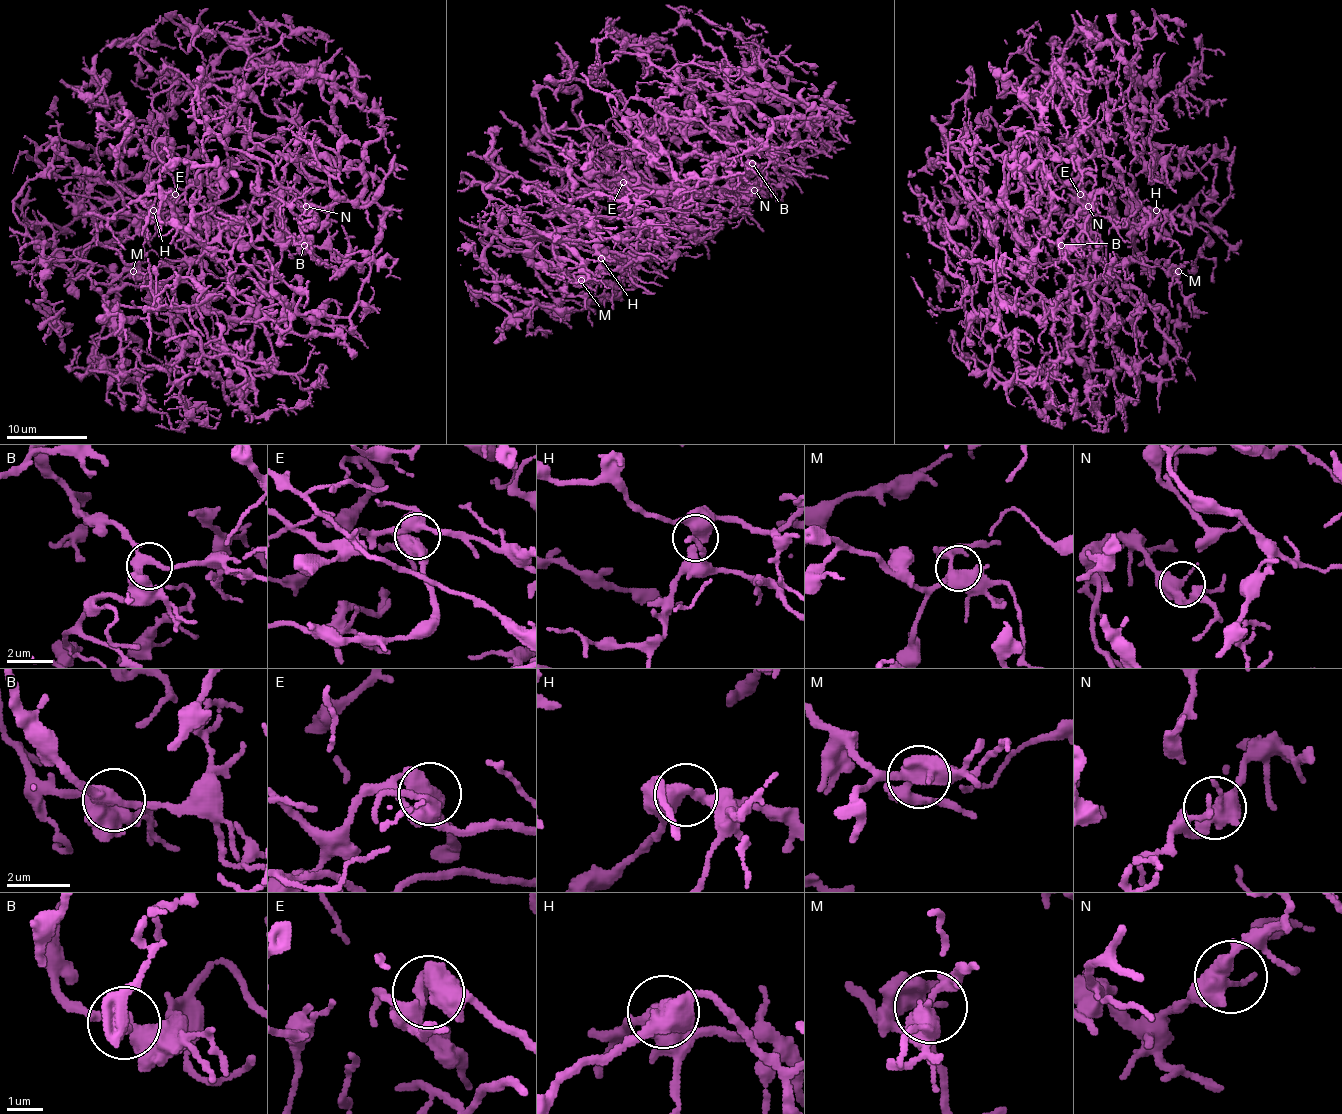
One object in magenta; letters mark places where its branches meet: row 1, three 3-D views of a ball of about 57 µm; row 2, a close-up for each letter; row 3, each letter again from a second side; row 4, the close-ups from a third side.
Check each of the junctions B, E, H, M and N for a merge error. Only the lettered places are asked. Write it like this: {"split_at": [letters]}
{"split_at": []}

